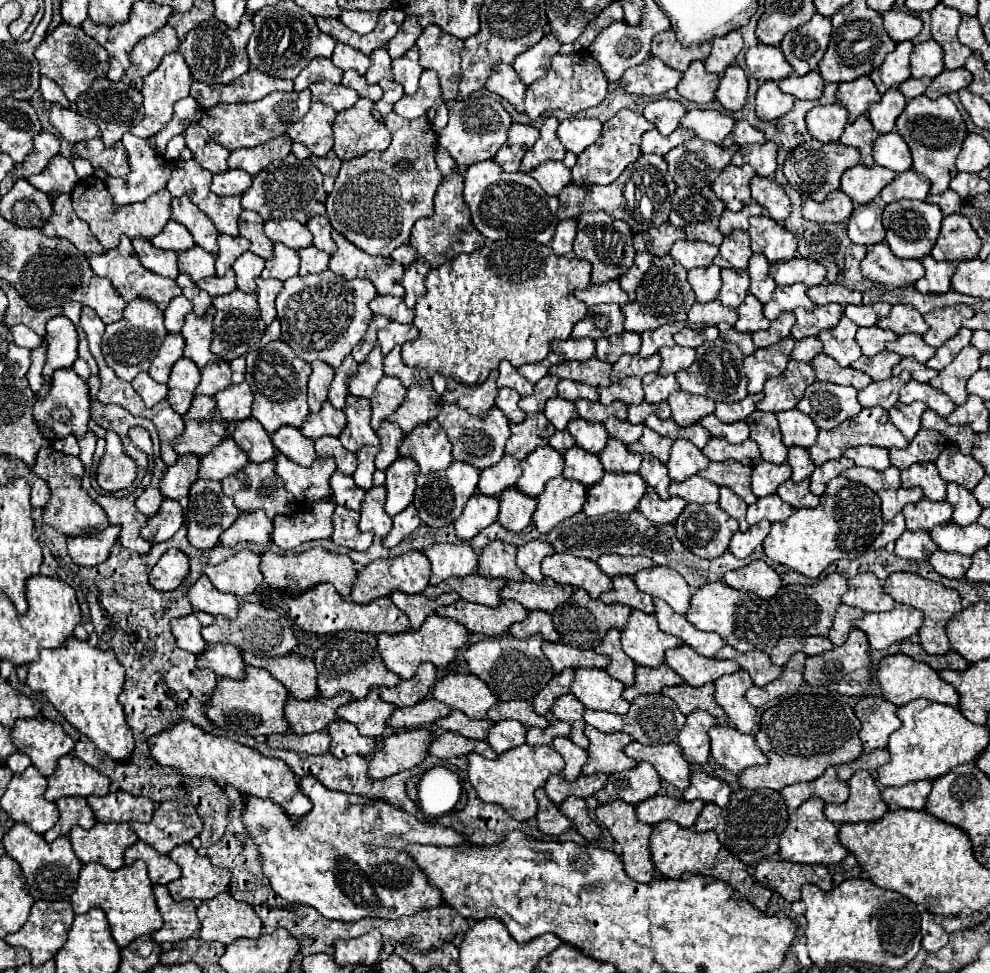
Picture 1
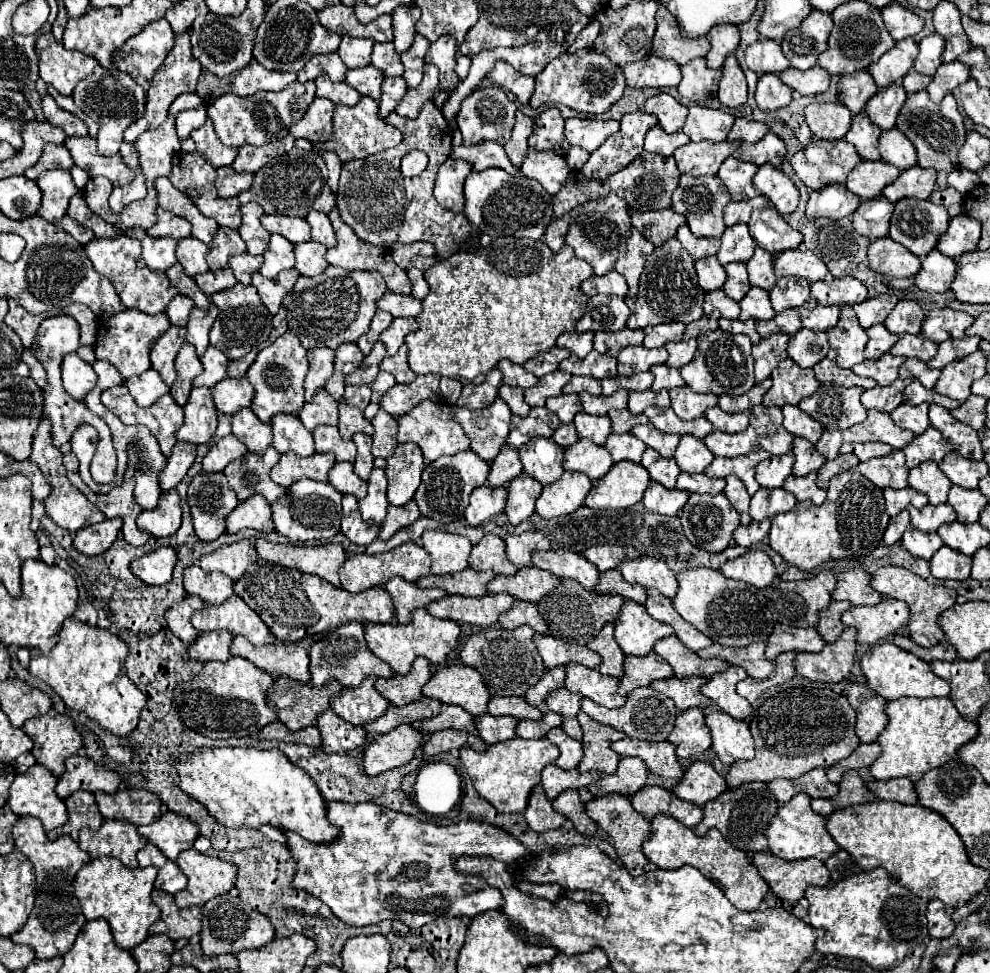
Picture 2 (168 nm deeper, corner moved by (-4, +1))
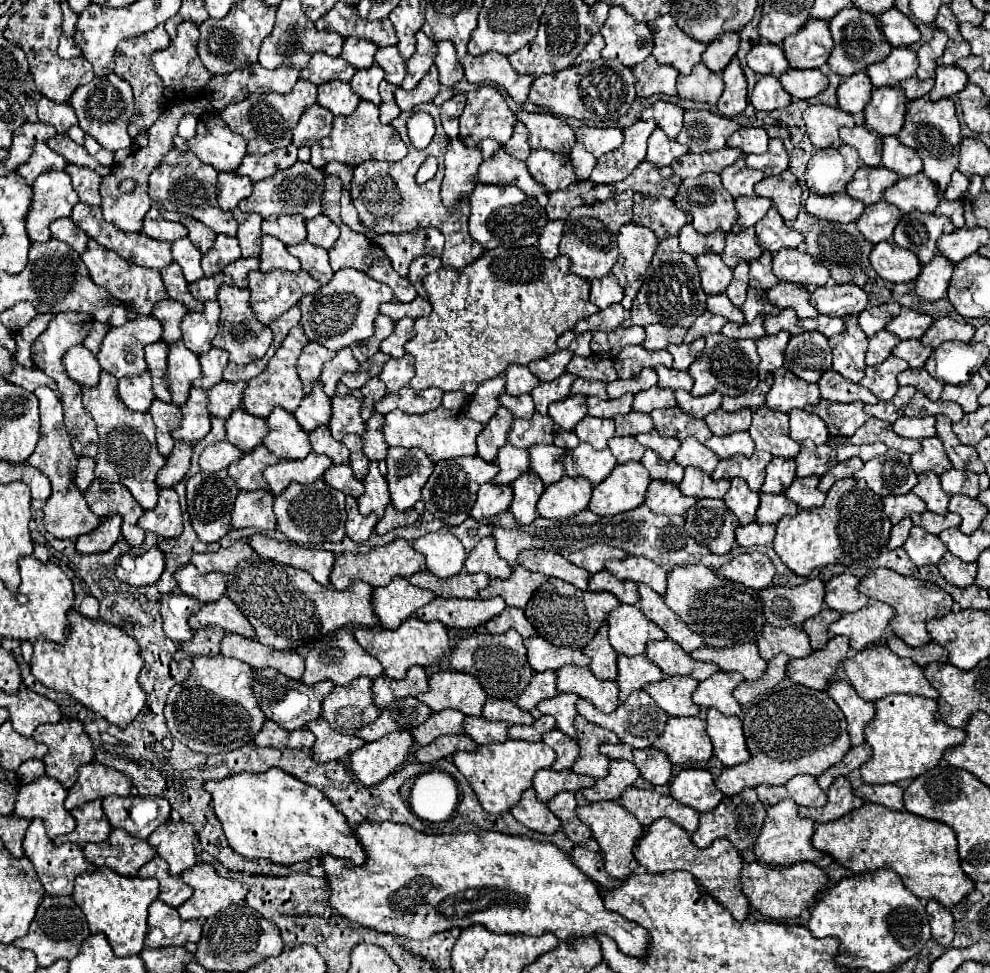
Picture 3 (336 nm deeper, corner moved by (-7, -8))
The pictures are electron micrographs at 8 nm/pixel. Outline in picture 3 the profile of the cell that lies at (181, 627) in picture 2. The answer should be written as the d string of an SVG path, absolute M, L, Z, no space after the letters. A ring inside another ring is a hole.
M165 594L161 598L161 618L163 618L163 630L165 634L181 644L191 640L193 630L189 626L189 616L199 612L201 602L185 596L185 594Z

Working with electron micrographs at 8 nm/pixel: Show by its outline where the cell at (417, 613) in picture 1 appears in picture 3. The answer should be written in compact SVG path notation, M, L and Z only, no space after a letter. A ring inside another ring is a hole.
M393 578L389 586L373 590L373 610L385 628L395 630L405 618L413 616L417 608L429 604L433 598L433 592L415 588L409 580Z

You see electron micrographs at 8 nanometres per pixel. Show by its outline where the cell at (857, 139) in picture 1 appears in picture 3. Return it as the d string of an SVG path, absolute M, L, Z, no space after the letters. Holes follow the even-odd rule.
M863 124L855 128L843 128L841 140L847 146L853 146L865 166L879 166L881 164L881 140L883 136L867 130Z

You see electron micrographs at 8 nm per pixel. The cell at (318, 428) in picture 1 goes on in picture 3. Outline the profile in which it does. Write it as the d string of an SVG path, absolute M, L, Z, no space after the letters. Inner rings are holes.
M317 382L313 386L313 392L303 398L301 406L293 414L307 432L319 426L327 426L331 420L331 398L325 396L323 386Z

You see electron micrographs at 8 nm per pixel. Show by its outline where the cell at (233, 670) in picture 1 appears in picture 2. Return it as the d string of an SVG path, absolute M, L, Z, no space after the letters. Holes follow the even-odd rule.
M204 631L198 633L196 641L188 645L184 657L194 661L222 661L230 655L230 643L232 635L228 631Z

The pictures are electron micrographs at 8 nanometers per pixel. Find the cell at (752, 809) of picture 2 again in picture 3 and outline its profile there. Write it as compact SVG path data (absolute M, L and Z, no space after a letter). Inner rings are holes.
M745 788L741 794L735 794L735 796L725 796L719 806L711 812L705 812L701 814L701 820L699 820L699 828L697 832L691 836L691 840L695 842L695 846L699 848L707 848L713 840L717 838L727 838L739 852L745 852L745 850L753 850L755 846L755 840L763 828L763 820L767 818L767 808L765 804L757 798L757 792L755 788Z

